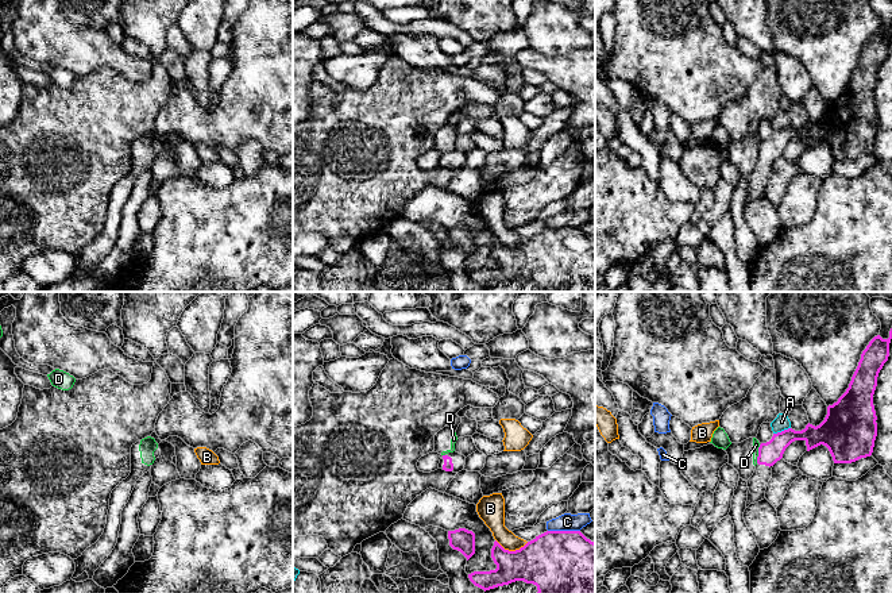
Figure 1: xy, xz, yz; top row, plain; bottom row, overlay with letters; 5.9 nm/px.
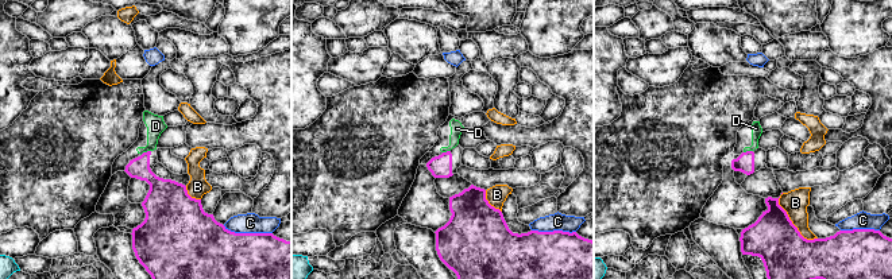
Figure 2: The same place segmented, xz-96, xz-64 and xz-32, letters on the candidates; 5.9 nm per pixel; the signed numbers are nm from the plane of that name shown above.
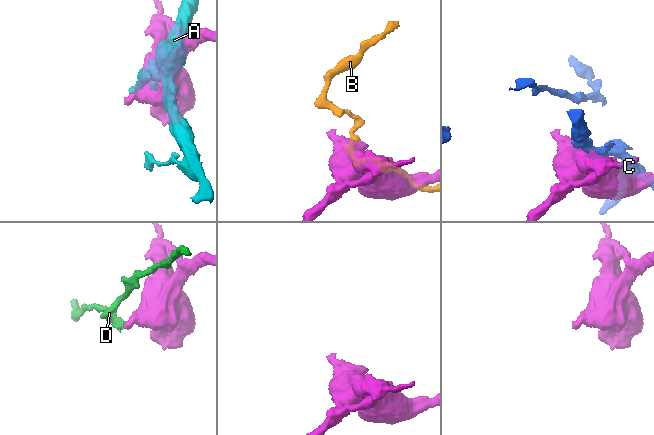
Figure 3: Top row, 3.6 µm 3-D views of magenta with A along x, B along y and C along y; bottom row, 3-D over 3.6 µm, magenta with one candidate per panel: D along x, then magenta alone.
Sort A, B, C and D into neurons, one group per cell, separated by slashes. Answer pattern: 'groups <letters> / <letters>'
groups A / B / C / D

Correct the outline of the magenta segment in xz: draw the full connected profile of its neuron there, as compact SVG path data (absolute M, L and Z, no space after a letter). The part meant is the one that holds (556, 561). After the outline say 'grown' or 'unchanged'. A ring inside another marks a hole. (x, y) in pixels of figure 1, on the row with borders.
M547 531L515 551L505 550L497 540L491 548L495 570L474 571L470 581L486 590L524 581L537 586L537 593L595 593L595 543L580 531Z; unchanged

